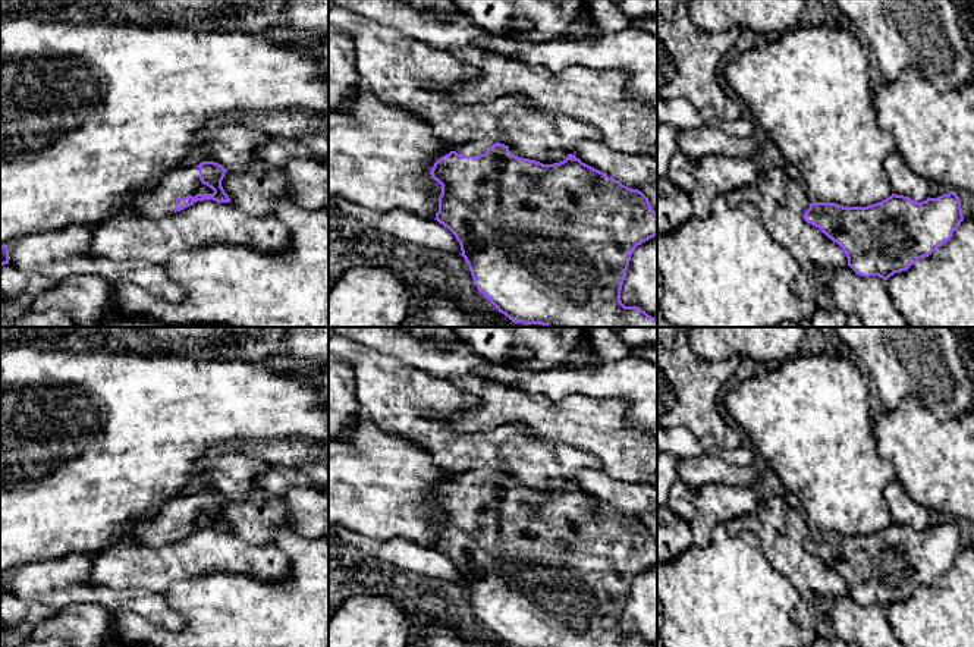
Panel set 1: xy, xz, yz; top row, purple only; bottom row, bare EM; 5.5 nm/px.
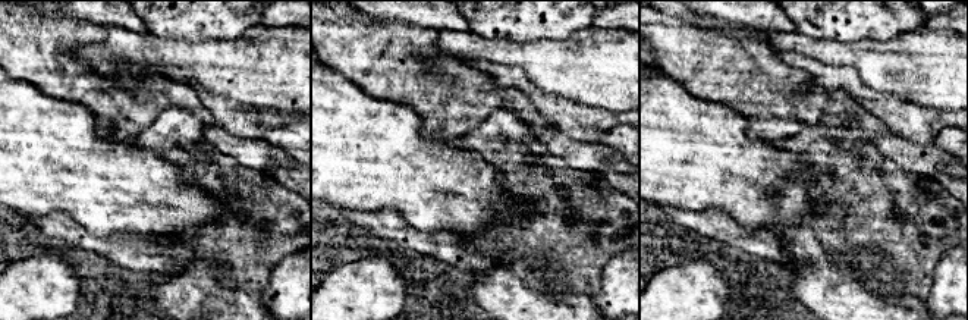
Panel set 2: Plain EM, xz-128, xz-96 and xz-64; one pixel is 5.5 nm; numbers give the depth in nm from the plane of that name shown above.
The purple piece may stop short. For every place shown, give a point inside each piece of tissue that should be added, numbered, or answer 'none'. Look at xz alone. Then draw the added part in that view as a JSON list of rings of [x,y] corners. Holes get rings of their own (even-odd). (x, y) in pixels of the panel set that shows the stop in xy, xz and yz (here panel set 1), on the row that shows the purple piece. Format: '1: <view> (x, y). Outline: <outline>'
1: xz (477, 147). Outline: [[[481,138],[472,142],[458,145],[453,151],[462,156],[480,156],[484,154],[496,142],[497,141],[491,138]]]

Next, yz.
1: yz (797, 200). Outline: [[[791,172],[786,180],[786,204],[791,211],[804,217],[811,201],[807,197],[804,180],[799,175]]]

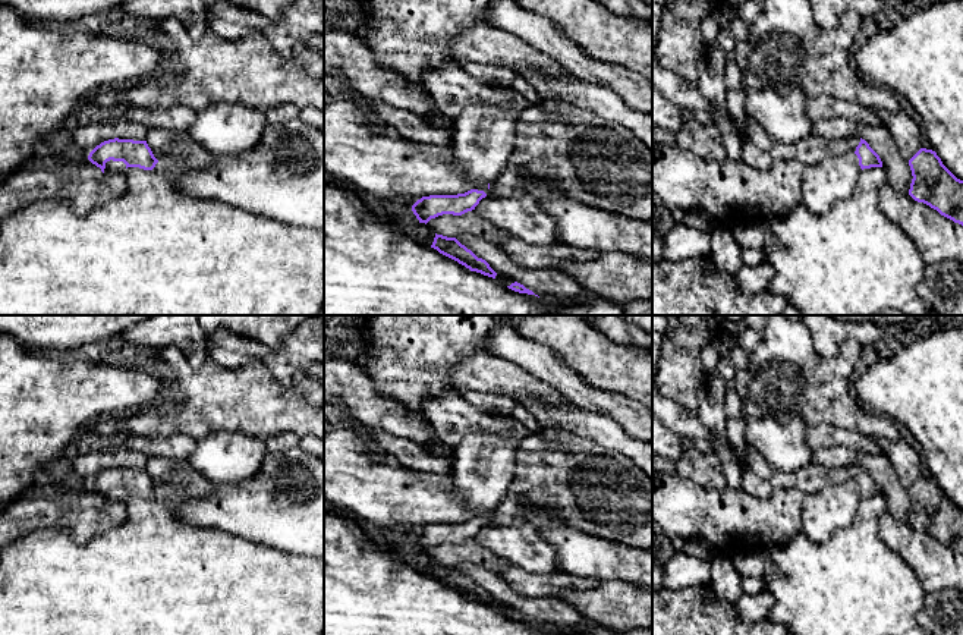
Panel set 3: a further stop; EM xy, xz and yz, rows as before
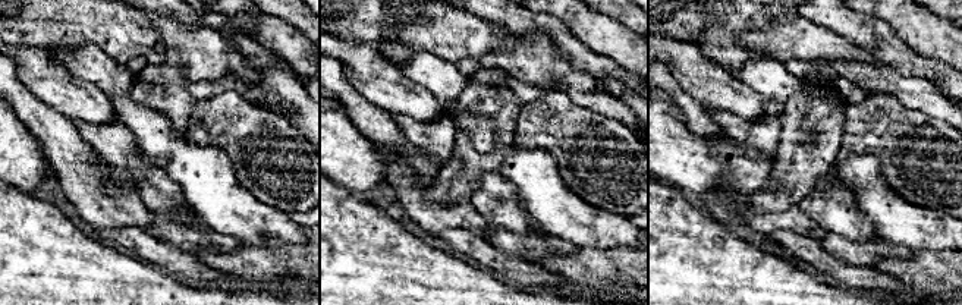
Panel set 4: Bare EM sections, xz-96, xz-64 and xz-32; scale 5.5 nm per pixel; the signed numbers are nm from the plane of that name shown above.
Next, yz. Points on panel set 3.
1: yz (815, 148). Outline: [[[728,111],[727,116],[733,125],[733,129],[740,135],[742,139],[749,139],[762,151],[771,154],[775,160],[797,160],[805,166],[815,164],[830,157],[855,153],[860,142],[859,136],[830,139],[825,136],[813,135],[796,144],[780,144],[772,139],[755,119],[749,117],[748,114],[745,116],[743,122],[734,122]]]

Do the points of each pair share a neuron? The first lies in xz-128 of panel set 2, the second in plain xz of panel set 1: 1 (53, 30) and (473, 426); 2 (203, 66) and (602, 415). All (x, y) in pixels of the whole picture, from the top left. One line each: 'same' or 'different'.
1: different
2: different

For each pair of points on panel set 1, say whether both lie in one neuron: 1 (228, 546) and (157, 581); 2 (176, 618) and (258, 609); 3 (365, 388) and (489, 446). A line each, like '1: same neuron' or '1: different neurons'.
1: same neuron
2: different neurons
3: same neuron

